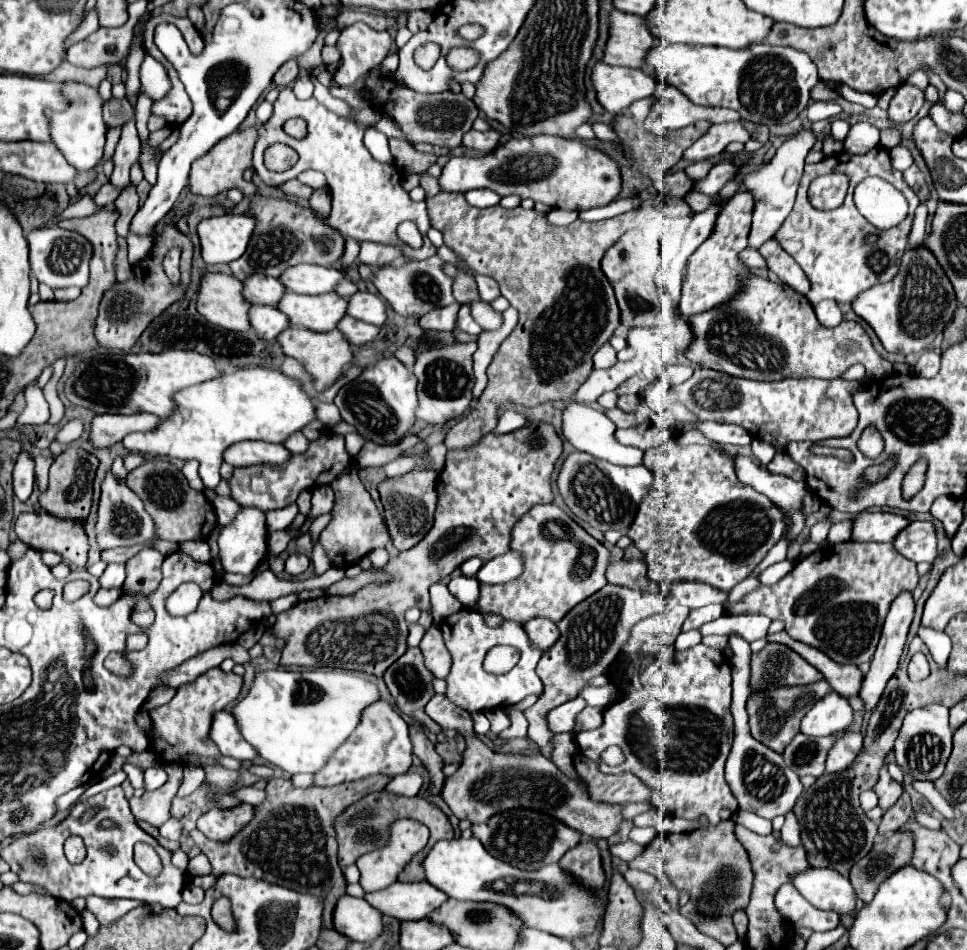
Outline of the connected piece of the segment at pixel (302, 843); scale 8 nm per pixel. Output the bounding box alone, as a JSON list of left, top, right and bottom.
[188,775,390,927]

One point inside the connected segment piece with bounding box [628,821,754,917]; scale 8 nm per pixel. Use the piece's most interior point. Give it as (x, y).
(692, 862)

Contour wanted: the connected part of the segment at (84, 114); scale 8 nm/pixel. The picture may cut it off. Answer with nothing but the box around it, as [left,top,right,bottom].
[48,81,106,171]

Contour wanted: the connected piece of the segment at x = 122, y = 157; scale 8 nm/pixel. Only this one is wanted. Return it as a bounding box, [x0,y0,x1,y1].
[110,121,140,187]

